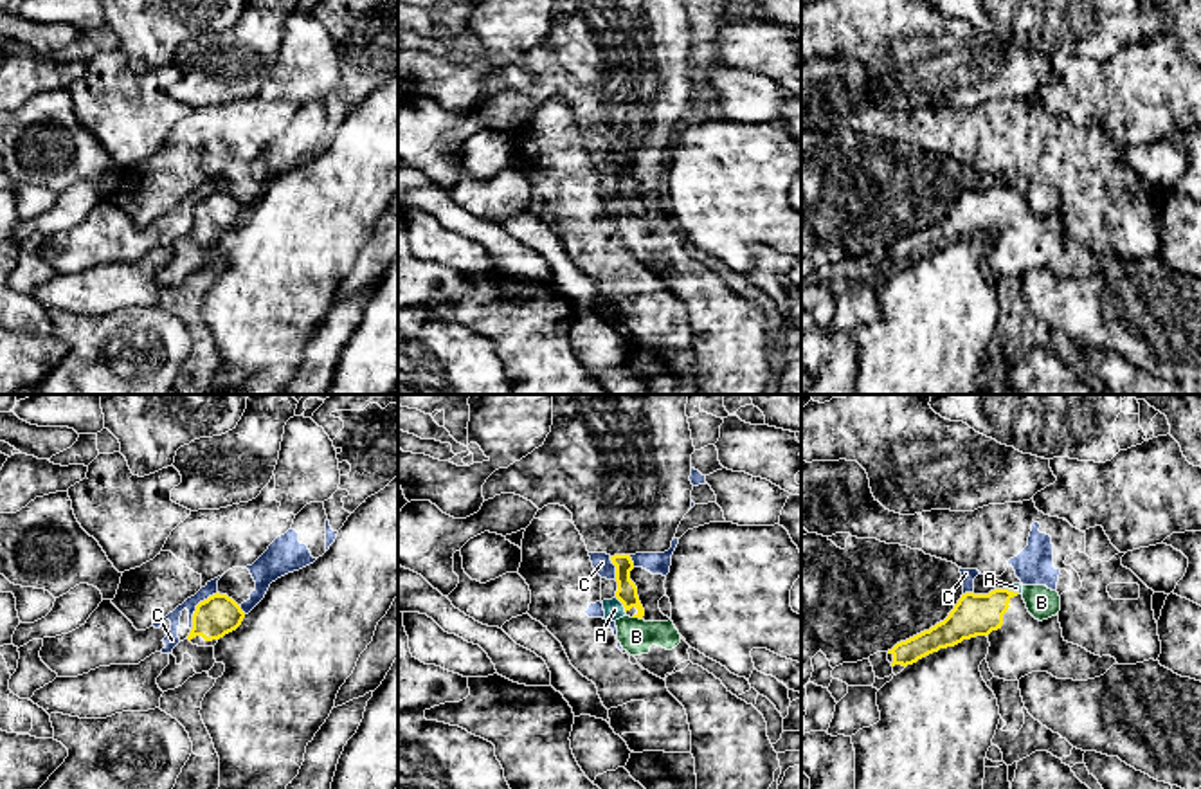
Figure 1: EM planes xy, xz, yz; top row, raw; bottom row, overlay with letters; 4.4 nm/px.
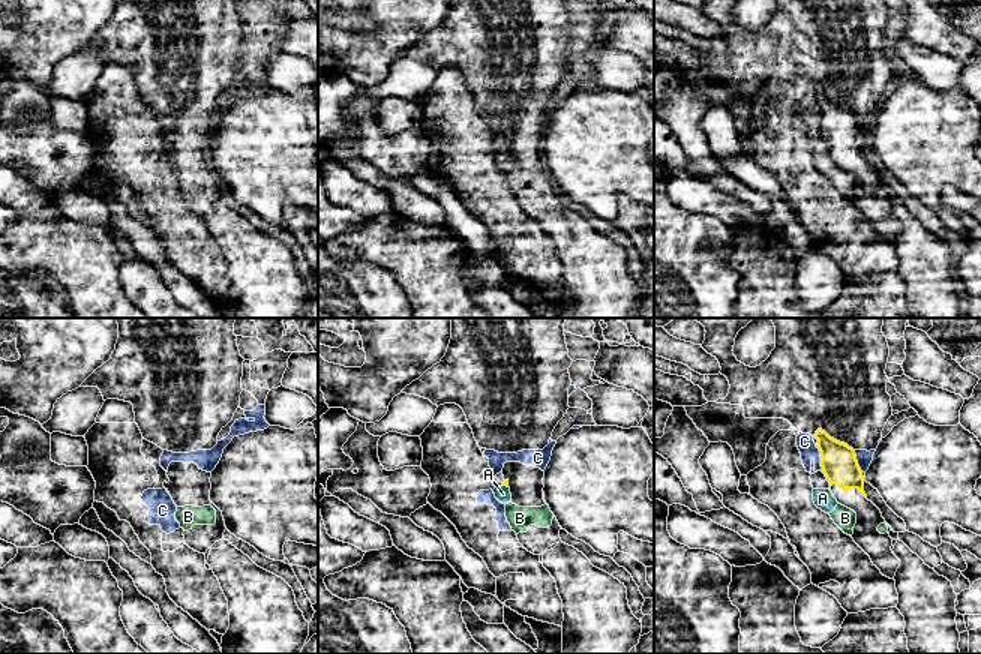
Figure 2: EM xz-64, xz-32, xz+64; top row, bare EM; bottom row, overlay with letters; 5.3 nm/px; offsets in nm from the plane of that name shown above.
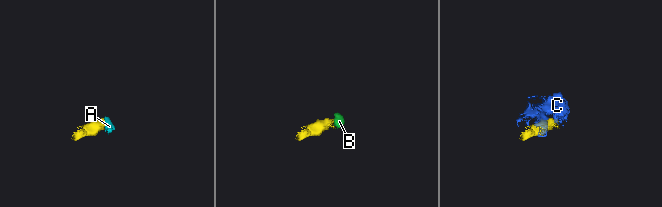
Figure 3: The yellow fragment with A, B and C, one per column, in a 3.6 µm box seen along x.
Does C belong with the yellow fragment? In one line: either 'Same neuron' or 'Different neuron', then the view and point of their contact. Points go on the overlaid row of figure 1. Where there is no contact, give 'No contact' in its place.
Different neuron. Touches yellow at xy (197, 607)

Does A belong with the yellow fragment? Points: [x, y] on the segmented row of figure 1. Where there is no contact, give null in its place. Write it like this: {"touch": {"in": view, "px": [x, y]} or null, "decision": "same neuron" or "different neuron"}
{"touch": {"in": "xz", "px": [623, 606]}, "decision": "different neuron"}

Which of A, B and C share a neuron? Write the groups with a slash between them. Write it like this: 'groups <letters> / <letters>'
groups A B C

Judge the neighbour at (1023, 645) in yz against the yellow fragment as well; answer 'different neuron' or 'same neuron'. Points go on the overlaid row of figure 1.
same neuron

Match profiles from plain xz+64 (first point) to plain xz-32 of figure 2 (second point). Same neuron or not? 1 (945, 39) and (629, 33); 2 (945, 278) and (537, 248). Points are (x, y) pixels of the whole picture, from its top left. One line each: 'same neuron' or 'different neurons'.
1: same neuron
2: different neurons

